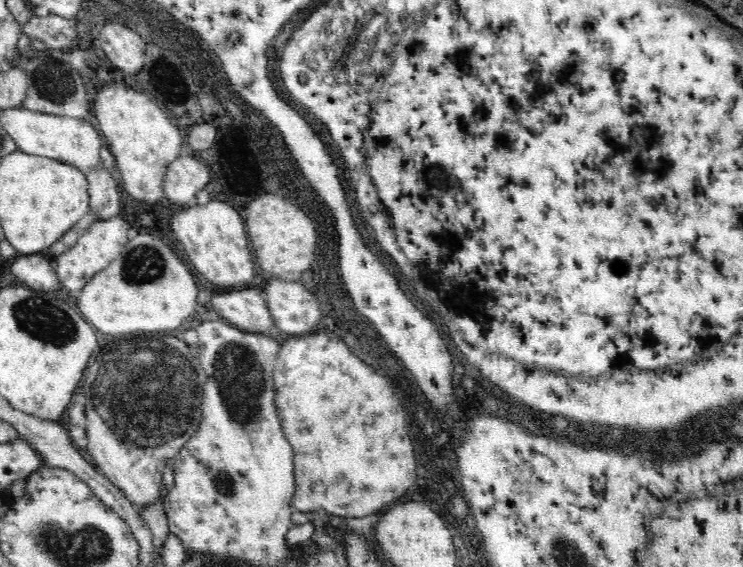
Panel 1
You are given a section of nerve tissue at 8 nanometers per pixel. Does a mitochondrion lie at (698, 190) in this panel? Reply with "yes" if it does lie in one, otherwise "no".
no

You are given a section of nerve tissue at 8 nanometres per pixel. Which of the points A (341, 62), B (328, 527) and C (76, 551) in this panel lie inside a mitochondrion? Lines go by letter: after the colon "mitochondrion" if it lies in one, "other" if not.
A: other
B: other
C: mitochondrion

